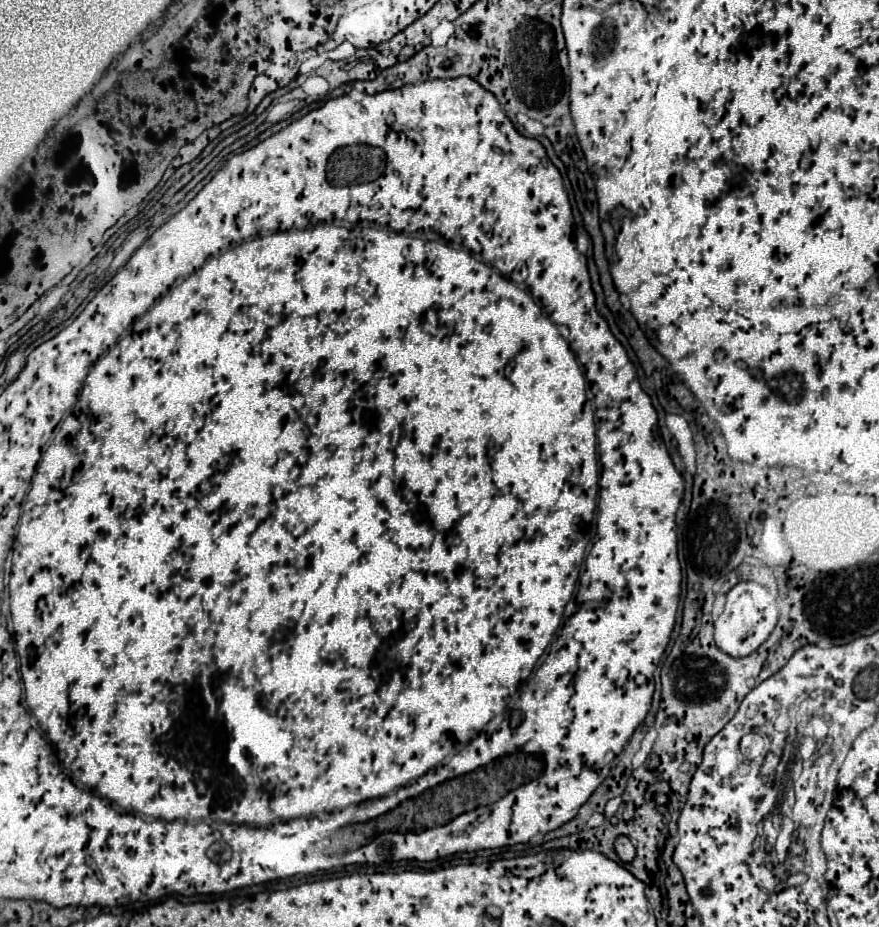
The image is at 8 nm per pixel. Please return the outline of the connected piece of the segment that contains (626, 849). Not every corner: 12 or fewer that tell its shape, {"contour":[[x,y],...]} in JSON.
{"contour":[[627,836],[615,840],[615,852],[621,862],[635,858],[635,848]]}

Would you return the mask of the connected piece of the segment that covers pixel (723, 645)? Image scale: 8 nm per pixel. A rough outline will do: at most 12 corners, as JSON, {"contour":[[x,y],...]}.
{"contour":[[757,582],[727,592],[715,644],[757,650],[777,624],[777,602]]}

